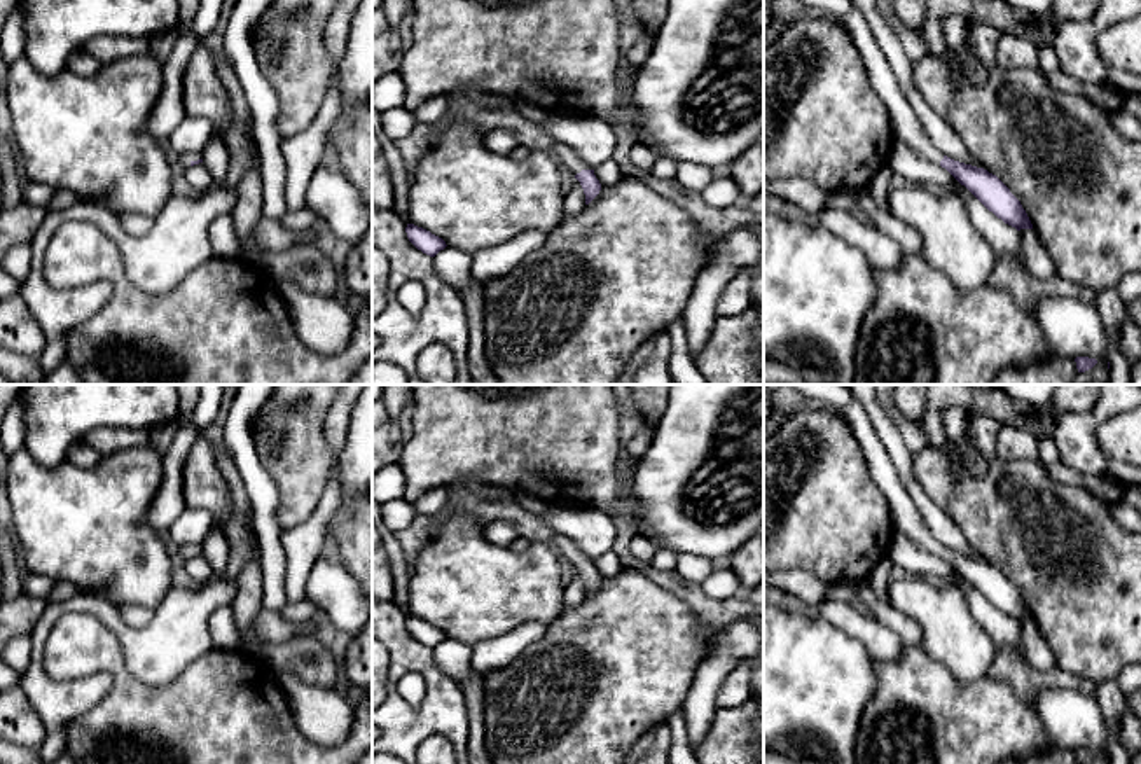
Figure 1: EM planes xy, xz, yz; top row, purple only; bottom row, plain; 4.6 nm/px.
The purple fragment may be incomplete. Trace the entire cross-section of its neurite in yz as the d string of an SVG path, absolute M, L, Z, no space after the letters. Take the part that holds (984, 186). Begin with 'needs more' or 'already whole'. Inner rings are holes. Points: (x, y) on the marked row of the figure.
needs more; M800 0L837 16L844 24L863 63L872 87L888 108L893 142L902 142L924 156L928 161L945 168L965 185L989 212L1005 224L1020 229L1033 229L1033 224L1020 201L1010 189L984 168L965 164L944 156L928 138L919 117L905 98L882 49L879 47L863 12L851 0Z

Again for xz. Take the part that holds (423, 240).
already whole; M407 224L405 227L409 241L421 250L423 254L435 257L447 245L442 238L432 234L430 231L418 227L414 224Z

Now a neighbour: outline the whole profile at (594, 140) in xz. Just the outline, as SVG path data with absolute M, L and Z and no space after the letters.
M557 117L538 126L556 142L570 145L591 170L610 159L620 140L617 128L601 119Z

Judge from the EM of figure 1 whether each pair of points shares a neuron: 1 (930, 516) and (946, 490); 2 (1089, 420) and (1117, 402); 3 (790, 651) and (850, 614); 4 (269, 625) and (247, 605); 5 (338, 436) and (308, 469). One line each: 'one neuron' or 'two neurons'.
1: two neurons
2: one neuron
3: two neurons
4: two neurons
5: two neurons

